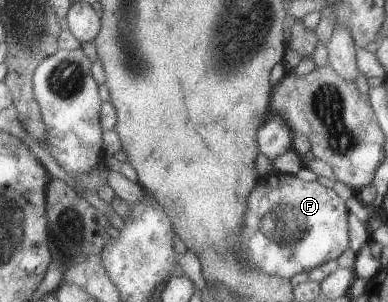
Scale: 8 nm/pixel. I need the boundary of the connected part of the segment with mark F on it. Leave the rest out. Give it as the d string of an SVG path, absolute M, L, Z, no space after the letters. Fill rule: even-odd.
M272 173L259 177L256 186L247 198L247 211L243 218L243 229L236 237L235 254L245 264L254 266L267 275L290 279L292 275L306 272L325 262L336 260L349 247L347 220L349 212L345 201L334 191L315 182L304 182L296 176Z

